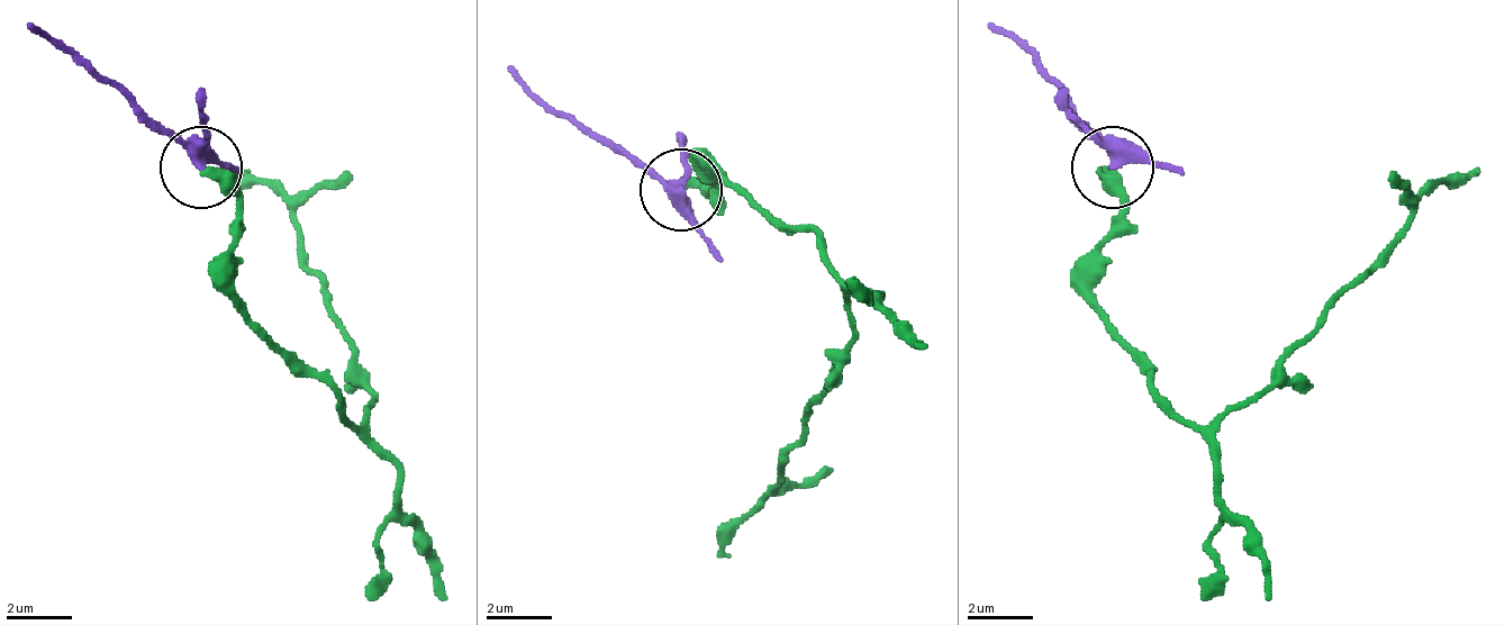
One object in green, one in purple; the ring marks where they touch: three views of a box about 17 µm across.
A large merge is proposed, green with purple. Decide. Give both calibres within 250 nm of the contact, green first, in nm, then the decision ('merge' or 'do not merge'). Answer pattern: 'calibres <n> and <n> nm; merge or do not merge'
calibres 400 and 320 nm; do not merge

